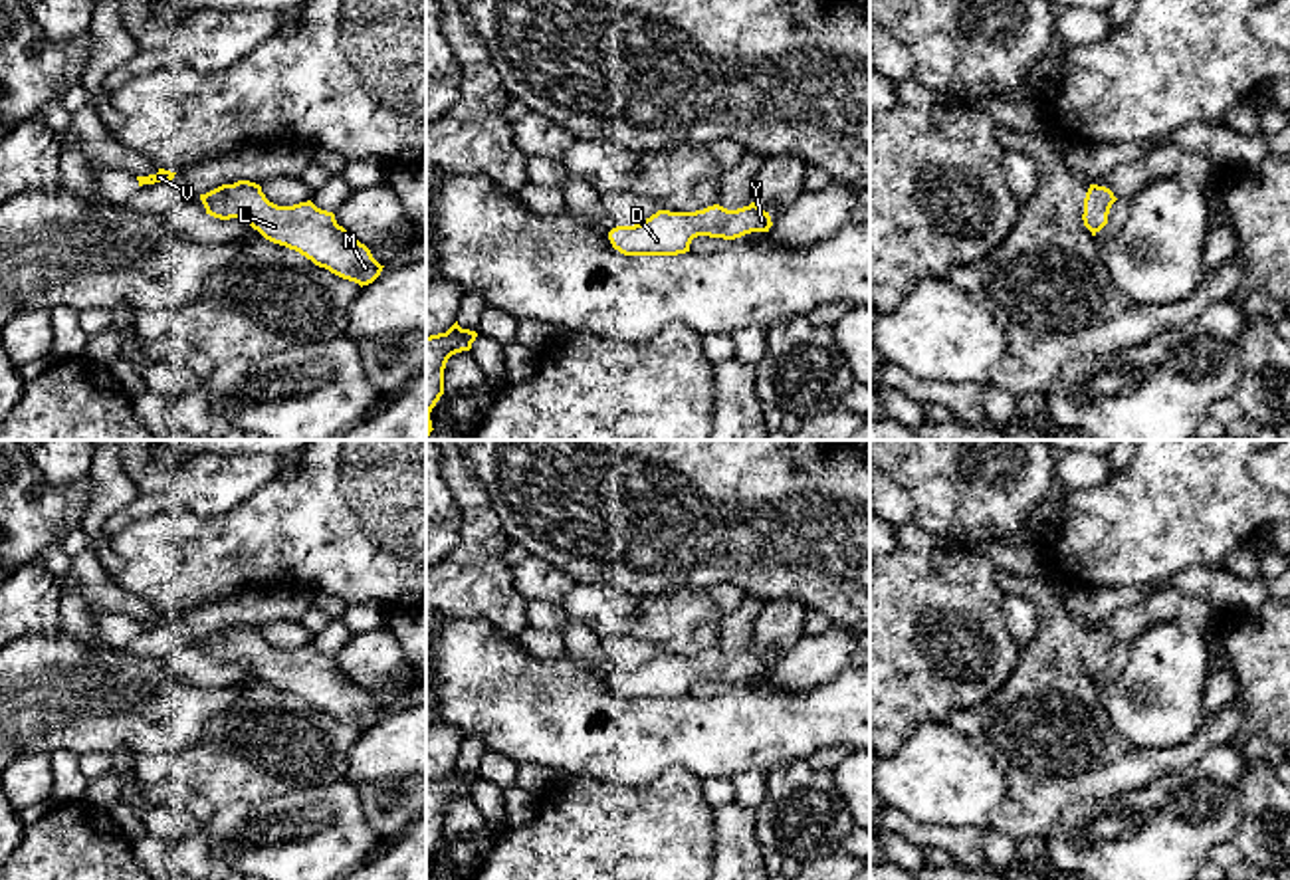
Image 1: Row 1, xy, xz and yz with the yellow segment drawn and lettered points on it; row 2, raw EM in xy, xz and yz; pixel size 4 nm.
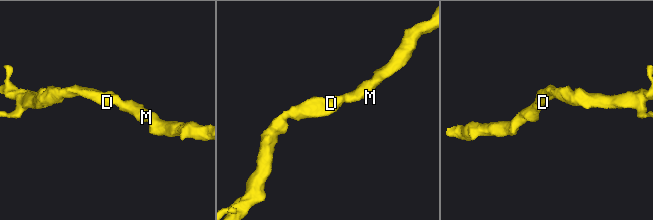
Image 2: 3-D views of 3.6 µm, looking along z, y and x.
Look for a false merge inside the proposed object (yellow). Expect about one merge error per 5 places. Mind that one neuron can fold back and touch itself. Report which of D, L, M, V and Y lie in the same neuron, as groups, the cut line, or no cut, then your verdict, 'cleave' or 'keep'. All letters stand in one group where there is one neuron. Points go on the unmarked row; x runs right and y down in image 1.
groups D L M V Y; cut none; keep

